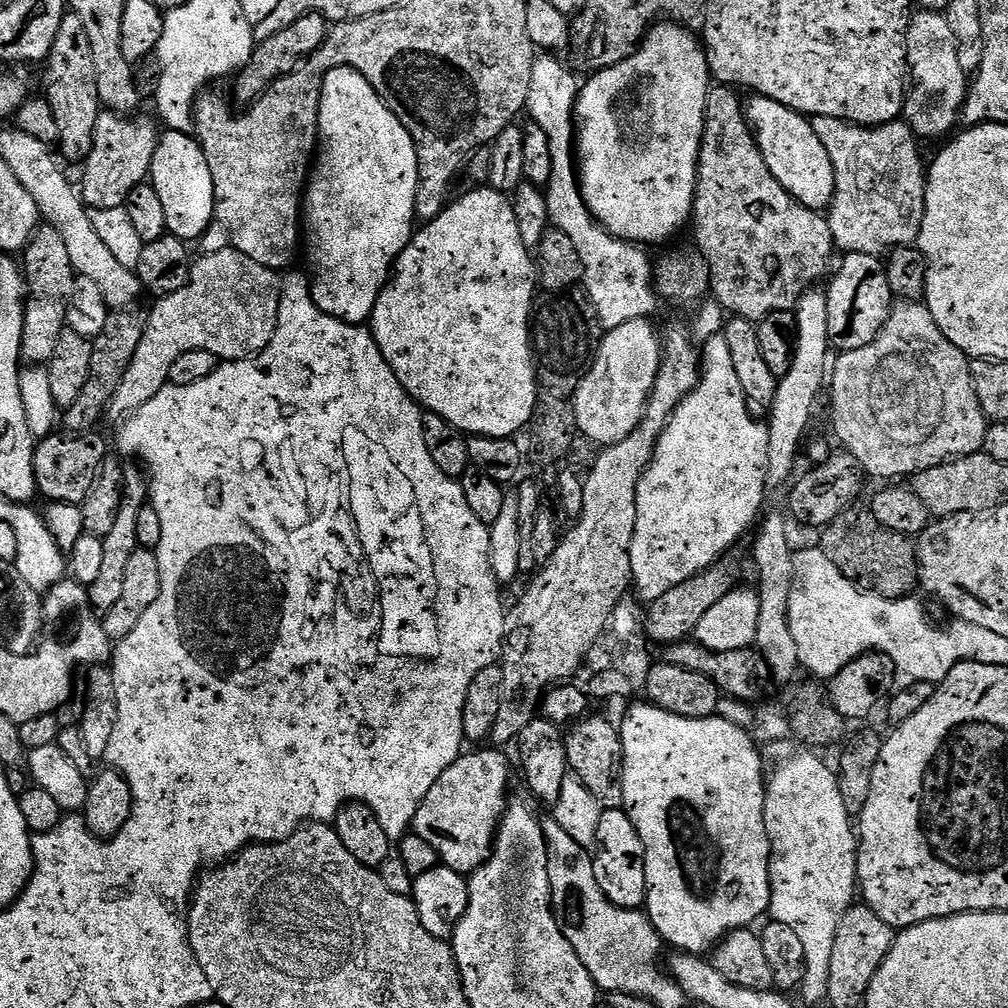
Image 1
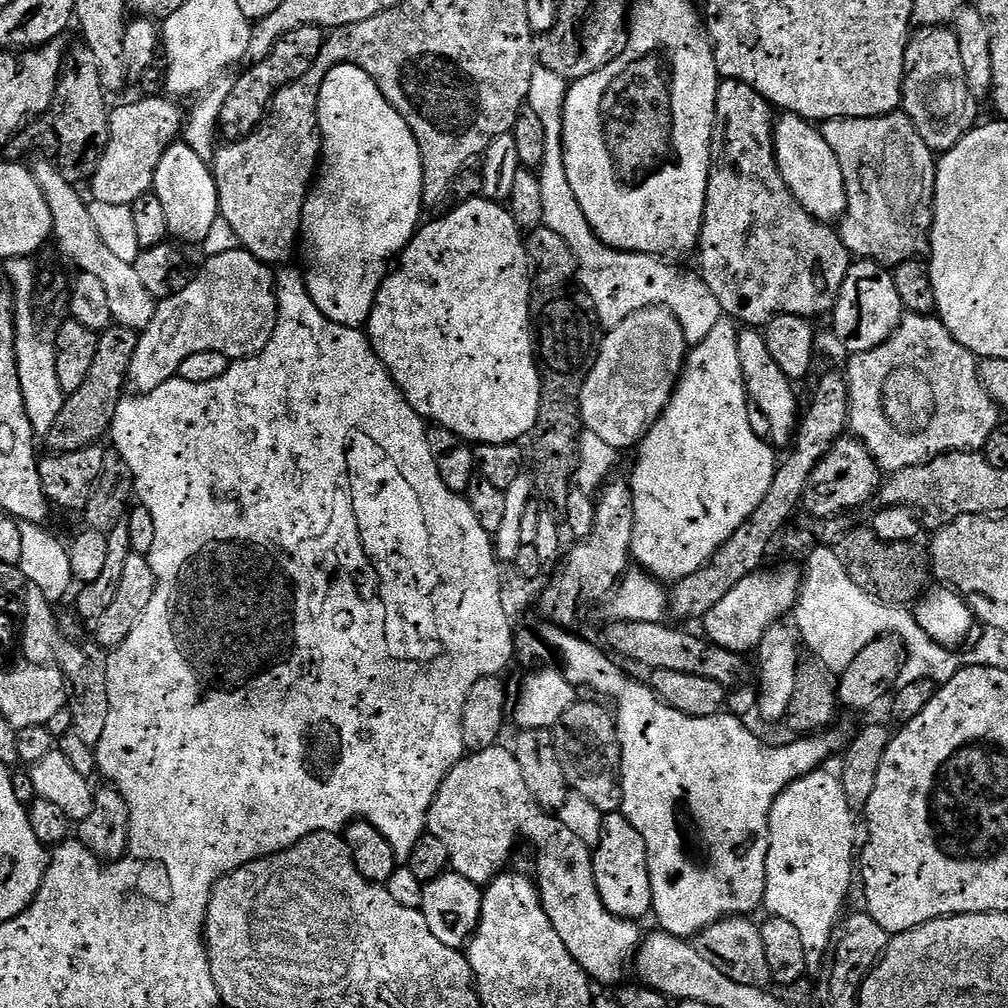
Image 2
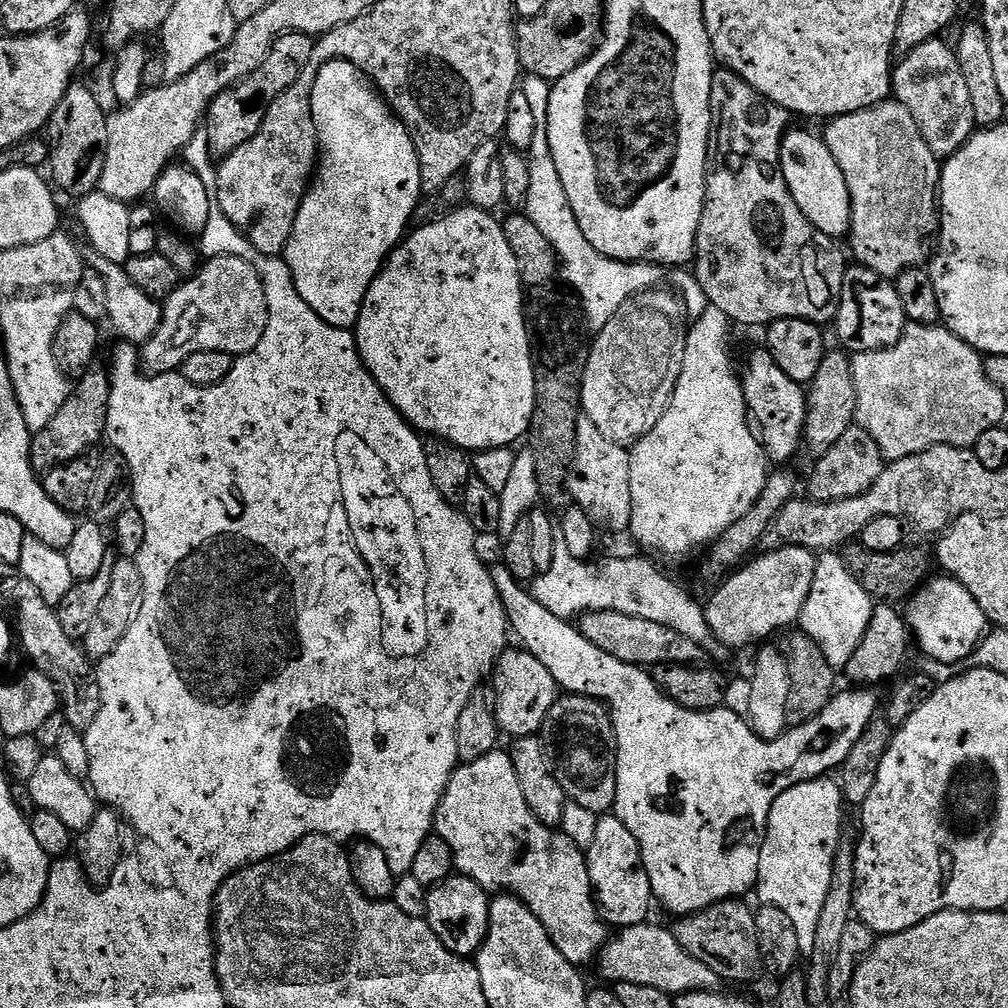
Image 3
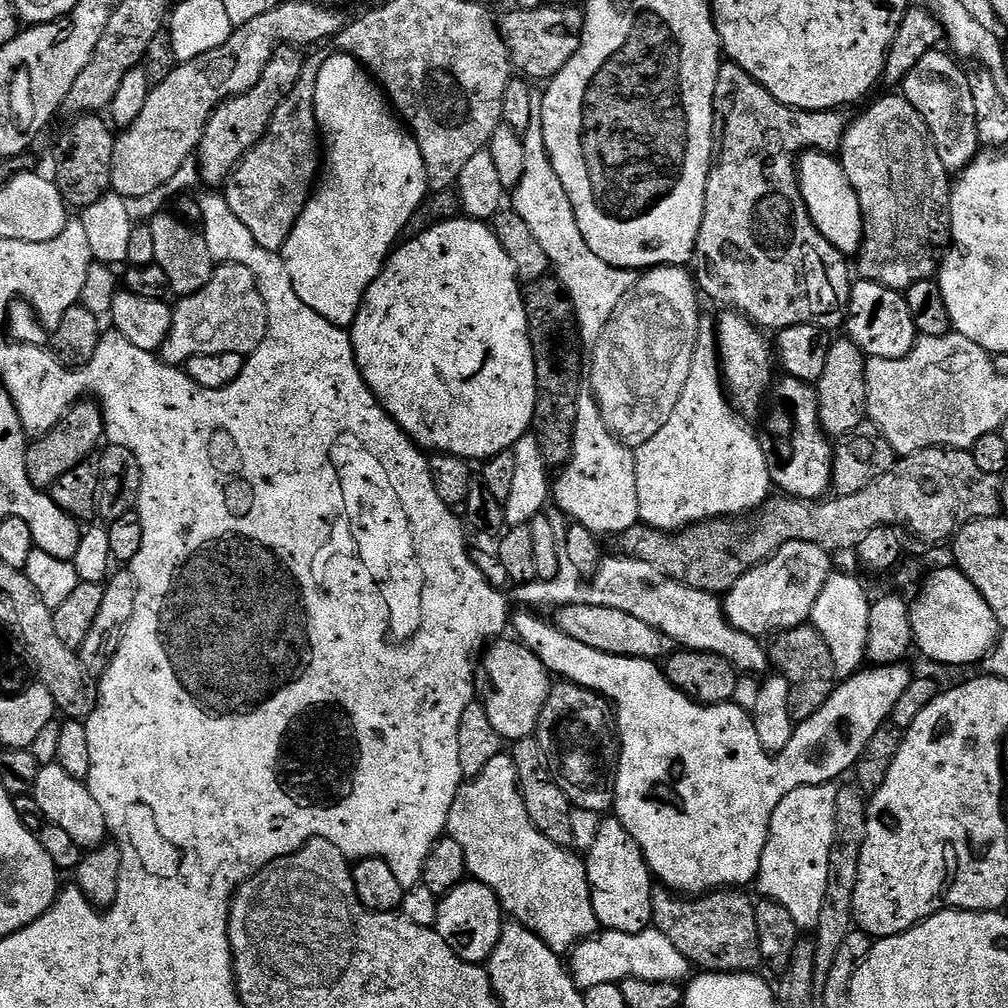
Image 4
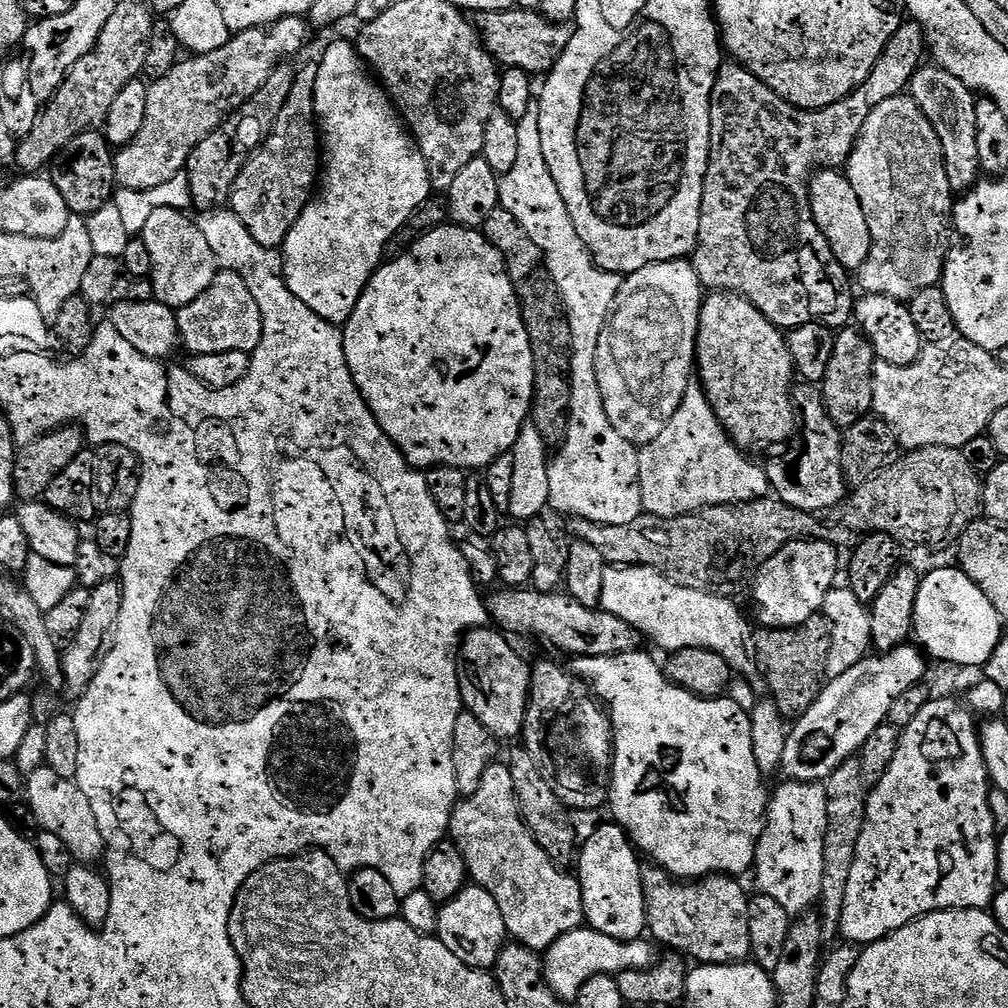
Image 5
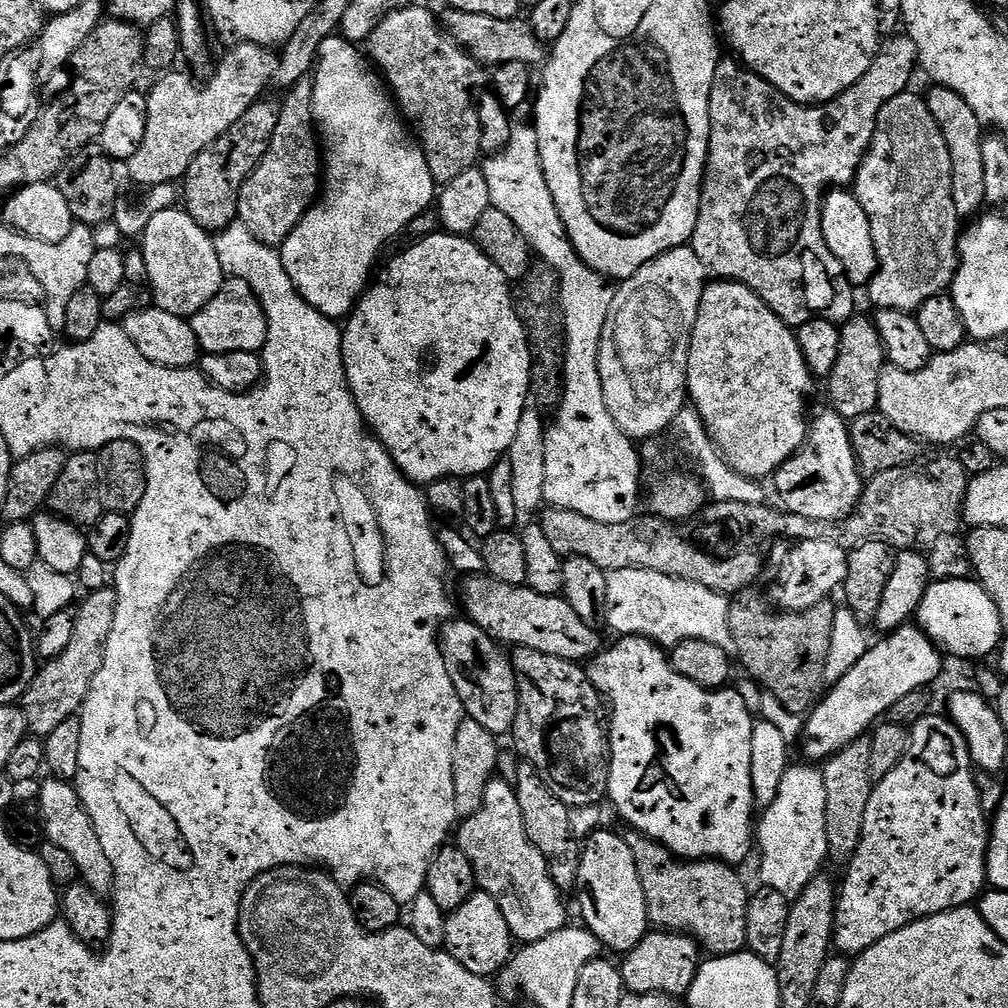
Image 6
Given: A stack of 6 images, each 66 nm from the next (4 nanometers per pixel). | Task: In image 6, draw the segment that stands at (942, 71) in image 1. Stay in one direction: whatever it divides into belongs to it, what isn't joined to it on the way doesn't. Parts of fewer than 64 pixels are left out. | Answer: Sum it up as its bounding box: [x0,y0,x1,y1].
[926,86,986,218]

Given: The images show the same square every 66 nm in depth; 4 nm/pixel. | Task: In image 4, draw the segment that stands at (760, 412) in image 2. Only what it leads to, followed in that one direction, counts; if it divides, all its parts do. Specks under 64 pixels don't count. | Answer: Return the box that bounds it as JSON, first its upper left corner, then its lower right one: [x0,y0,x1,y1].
[768,375,832,500]

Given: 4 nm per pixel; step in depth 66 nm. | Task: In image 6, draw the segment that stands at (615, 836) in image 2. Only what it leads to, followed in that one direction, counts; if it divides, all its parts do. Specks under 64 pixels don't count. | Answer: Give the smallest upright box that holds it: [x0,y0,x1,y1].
[576,830,650,954]

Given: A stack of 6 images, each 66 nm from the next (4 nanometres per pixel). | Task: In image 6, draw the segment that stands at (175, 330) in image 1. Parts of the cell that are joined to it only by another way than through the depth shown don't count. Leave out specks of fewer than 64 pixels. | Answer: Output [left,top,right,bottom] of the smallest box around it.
[190,278,268,353]

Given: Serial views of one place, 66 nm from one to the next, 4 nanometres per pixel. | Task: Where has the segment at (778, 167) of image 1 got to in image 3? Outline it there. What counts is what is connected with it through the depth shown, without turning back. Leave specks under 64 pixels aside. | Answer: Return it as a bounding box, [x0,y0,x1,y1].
[780,132,852,238]

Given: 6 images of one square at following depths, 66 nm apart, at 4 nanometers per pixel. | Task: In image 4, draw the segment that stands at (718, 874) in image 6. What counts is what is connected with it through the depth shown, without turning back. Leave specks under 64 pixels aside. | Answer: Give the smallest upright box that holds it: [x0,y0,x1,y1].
[652,890,761,972]

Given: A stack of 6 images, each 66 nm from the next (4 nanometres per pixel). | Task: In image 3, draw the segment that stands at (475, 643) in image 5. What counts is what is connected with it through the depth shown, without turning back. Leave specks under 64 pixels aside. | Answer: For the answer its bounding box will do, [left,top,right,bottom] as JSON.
[492,646,560,739]

